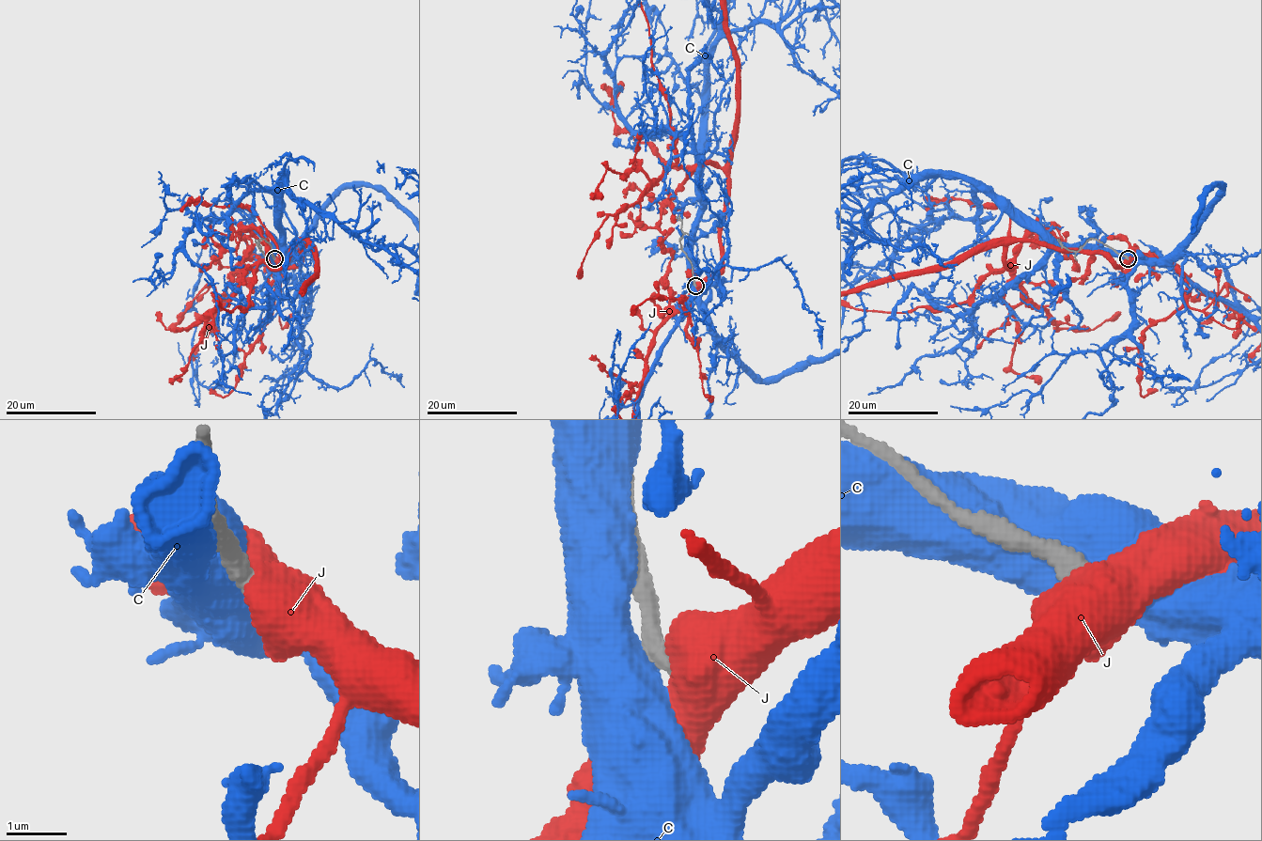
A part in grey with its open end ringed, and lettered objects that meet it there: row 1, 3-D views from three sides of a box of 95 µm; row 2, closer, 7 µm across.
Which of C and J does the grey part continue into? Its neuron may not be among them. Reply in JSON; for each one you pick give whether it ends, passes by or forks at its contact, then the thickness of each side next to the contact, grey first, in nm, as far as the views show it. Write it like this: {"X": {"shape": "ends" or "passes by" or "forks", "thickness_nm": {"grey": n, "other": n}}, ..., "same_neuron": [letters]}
{"same_neuron": []}

